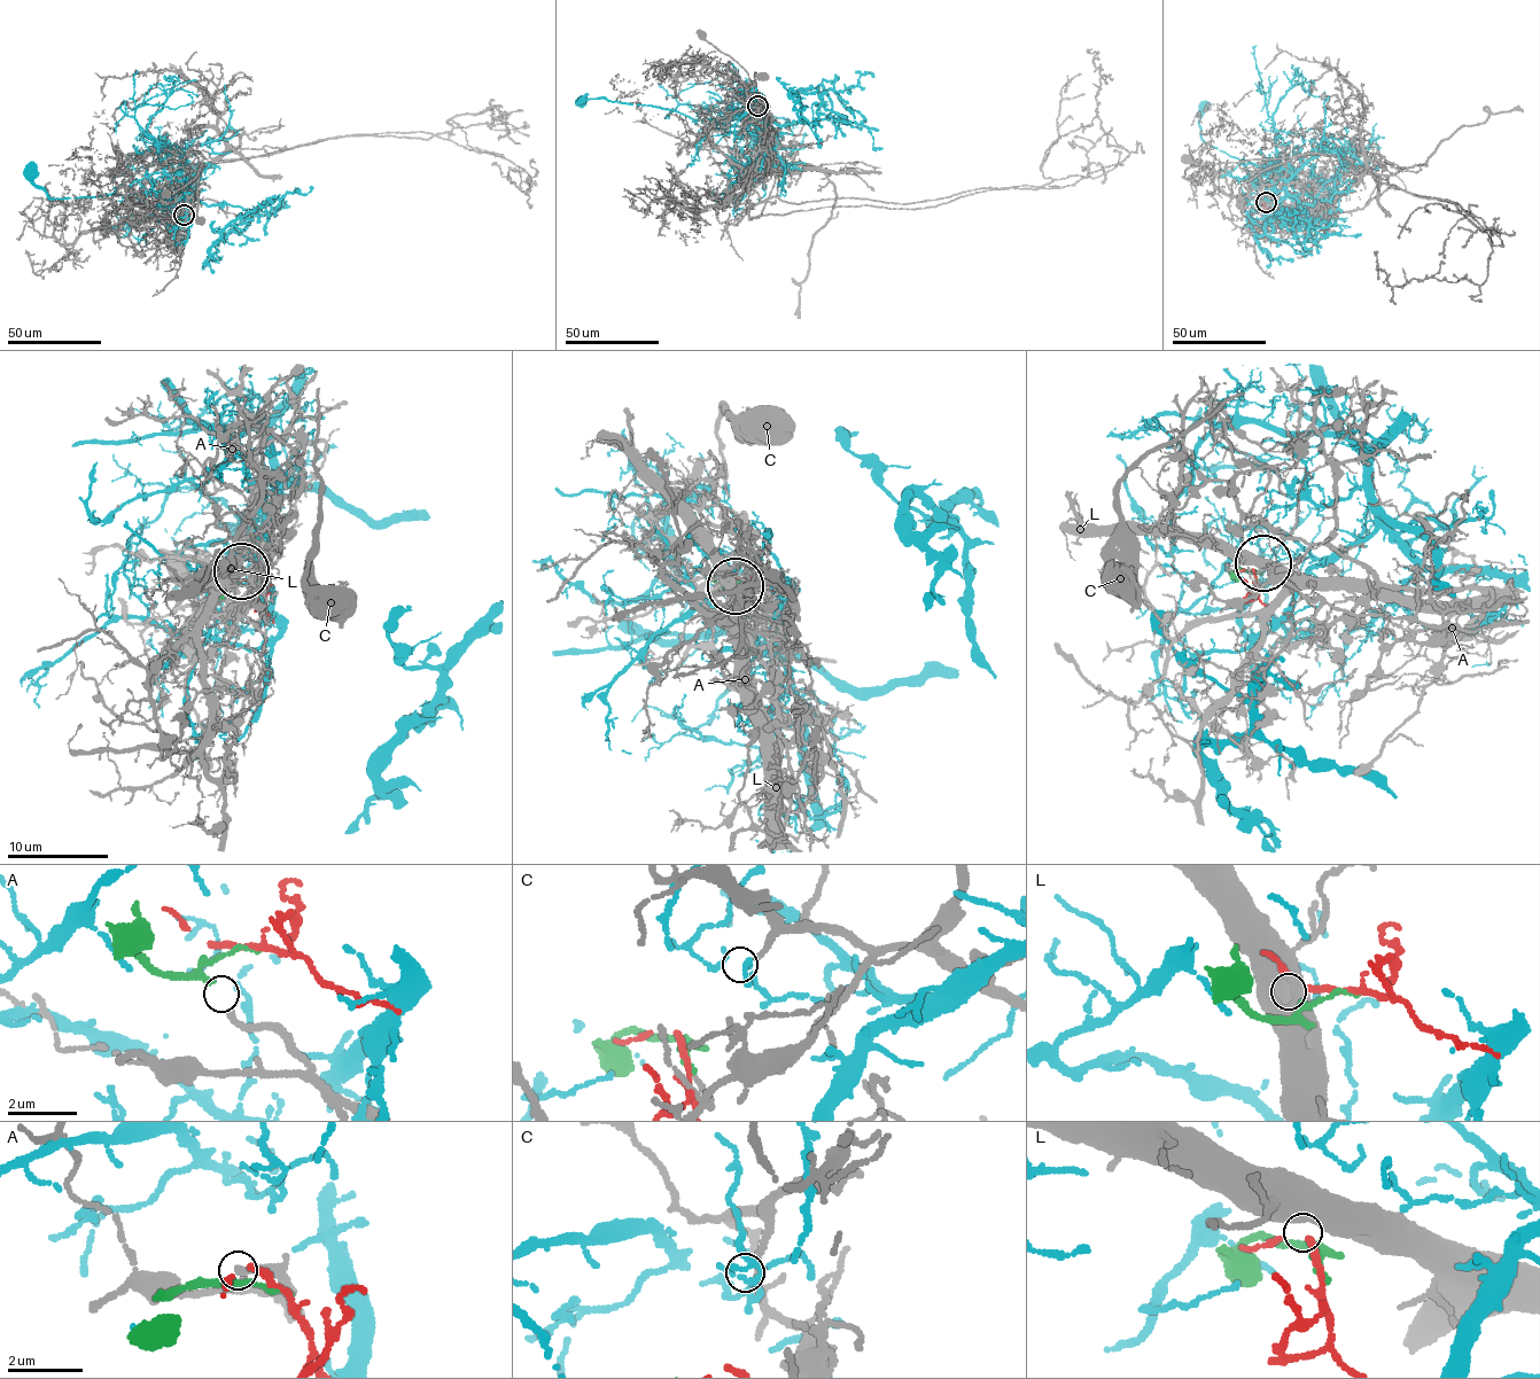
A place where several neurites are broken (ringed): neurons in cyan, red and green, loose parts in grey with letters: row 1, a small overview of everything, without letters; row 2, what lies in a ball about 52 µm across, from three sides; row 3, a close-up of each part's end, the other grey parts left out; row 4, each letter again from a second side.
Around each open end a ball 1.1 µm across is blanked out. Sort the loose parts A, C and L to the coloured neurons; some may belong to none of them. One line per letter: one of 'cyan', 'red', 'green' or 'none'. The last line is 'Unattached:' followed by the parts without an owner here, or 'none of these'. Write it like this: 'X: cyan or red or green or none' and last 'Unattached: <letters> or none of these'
A: green
C: none
L: red
Unattached: C

